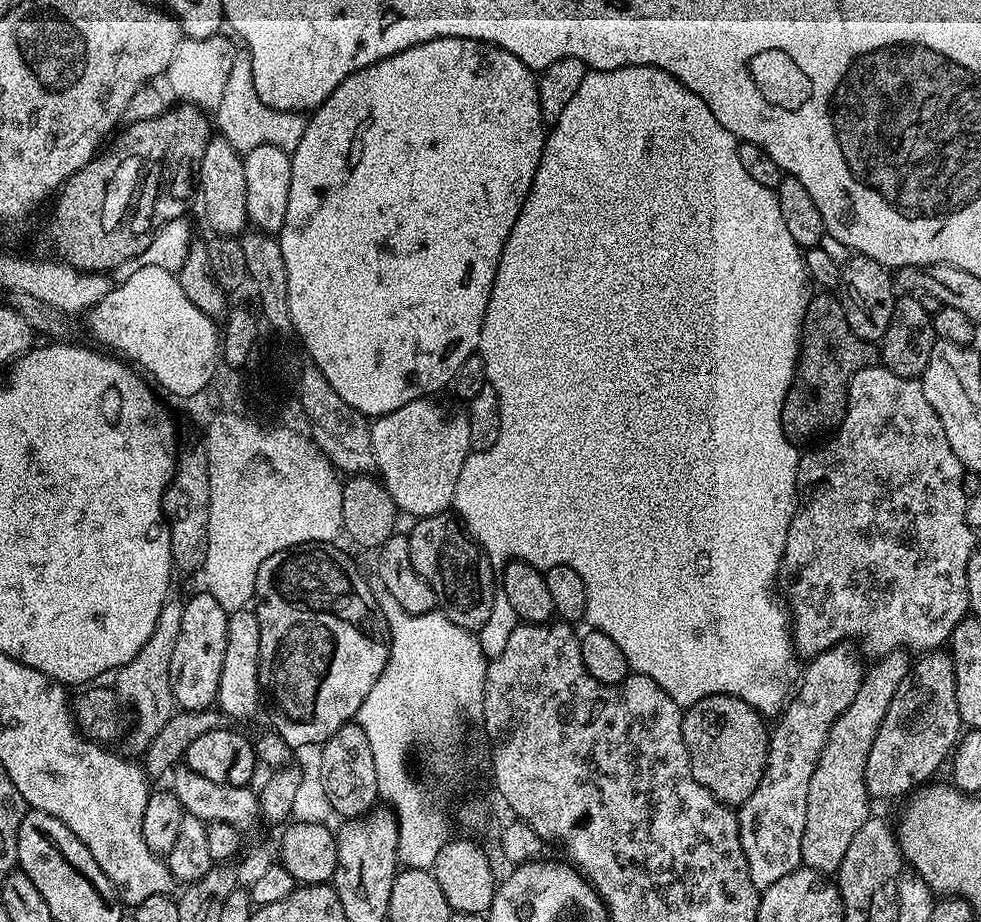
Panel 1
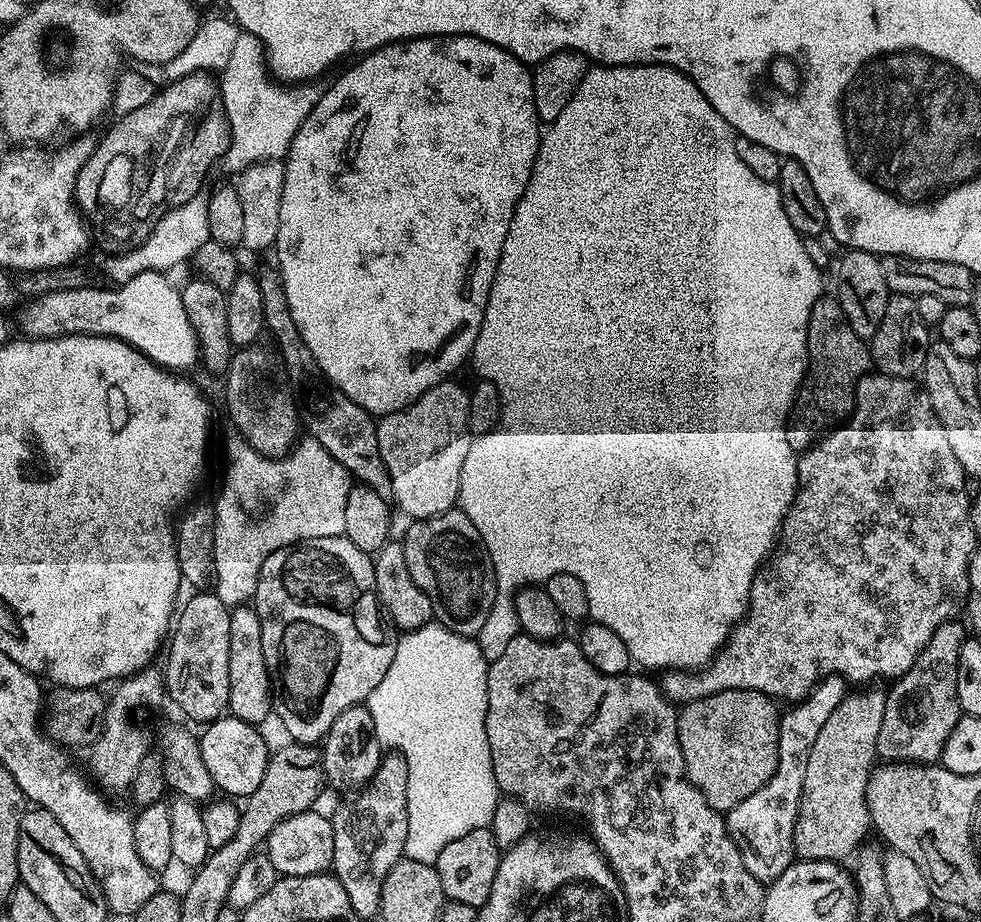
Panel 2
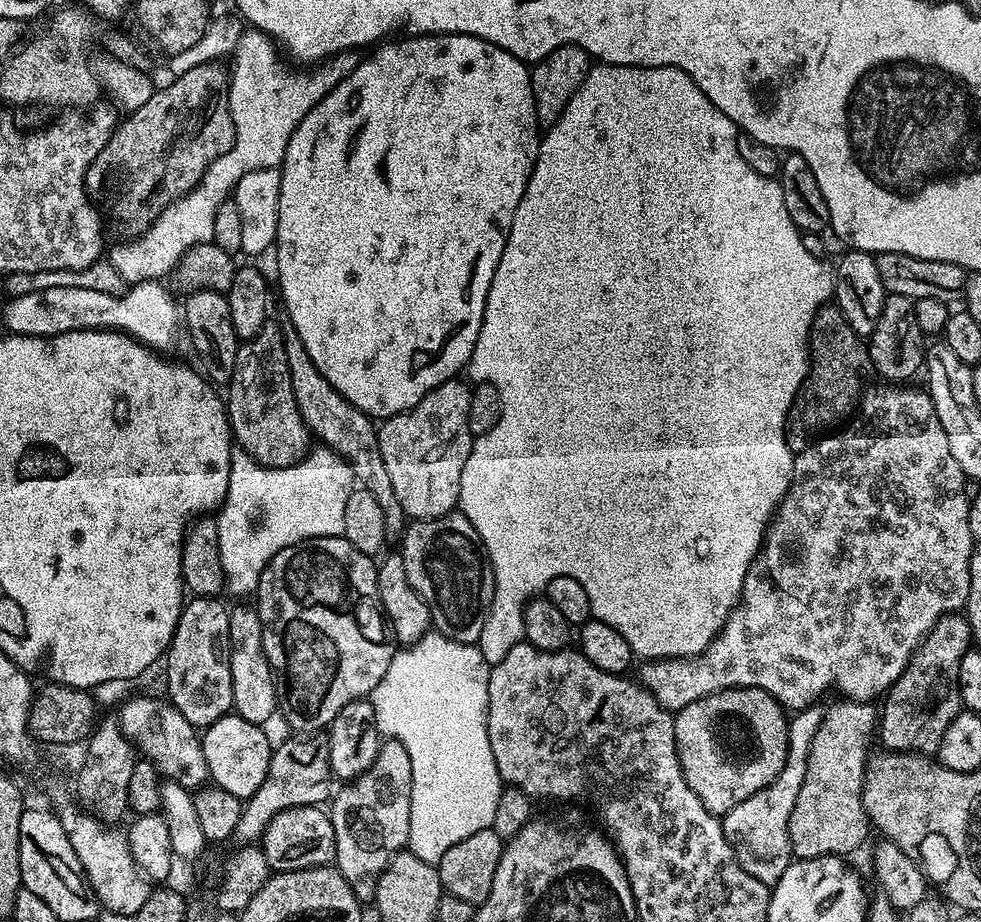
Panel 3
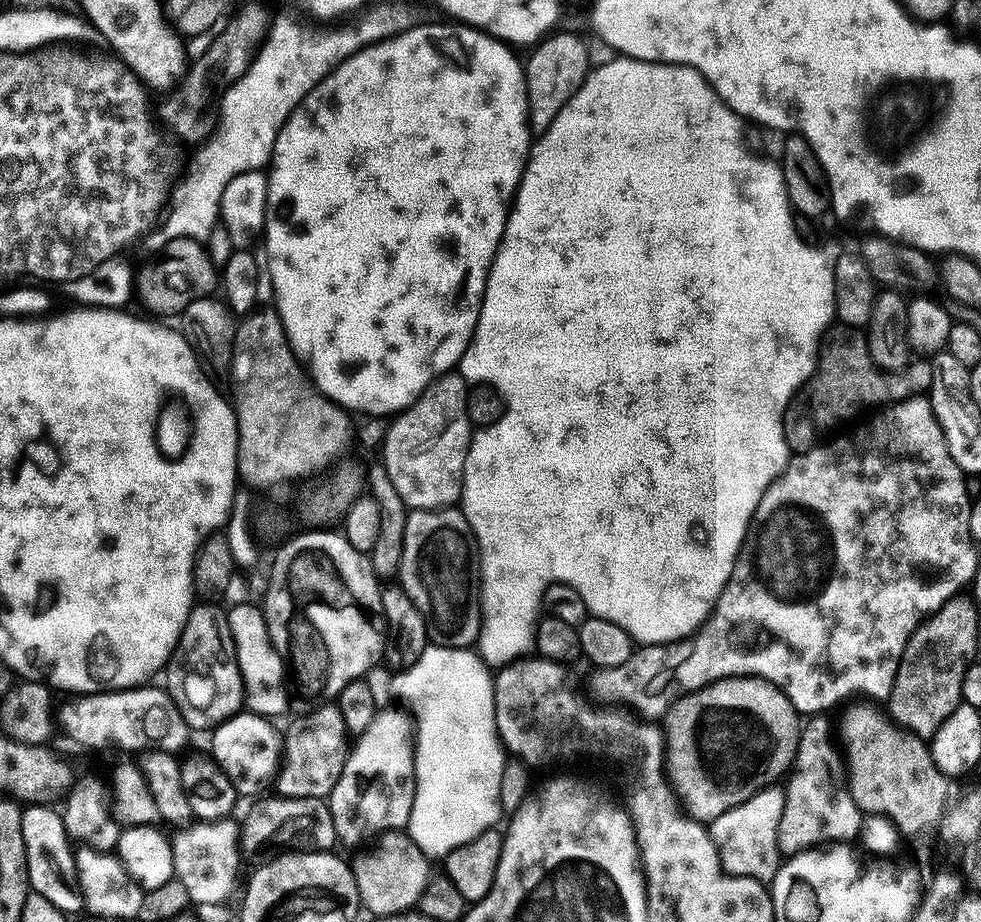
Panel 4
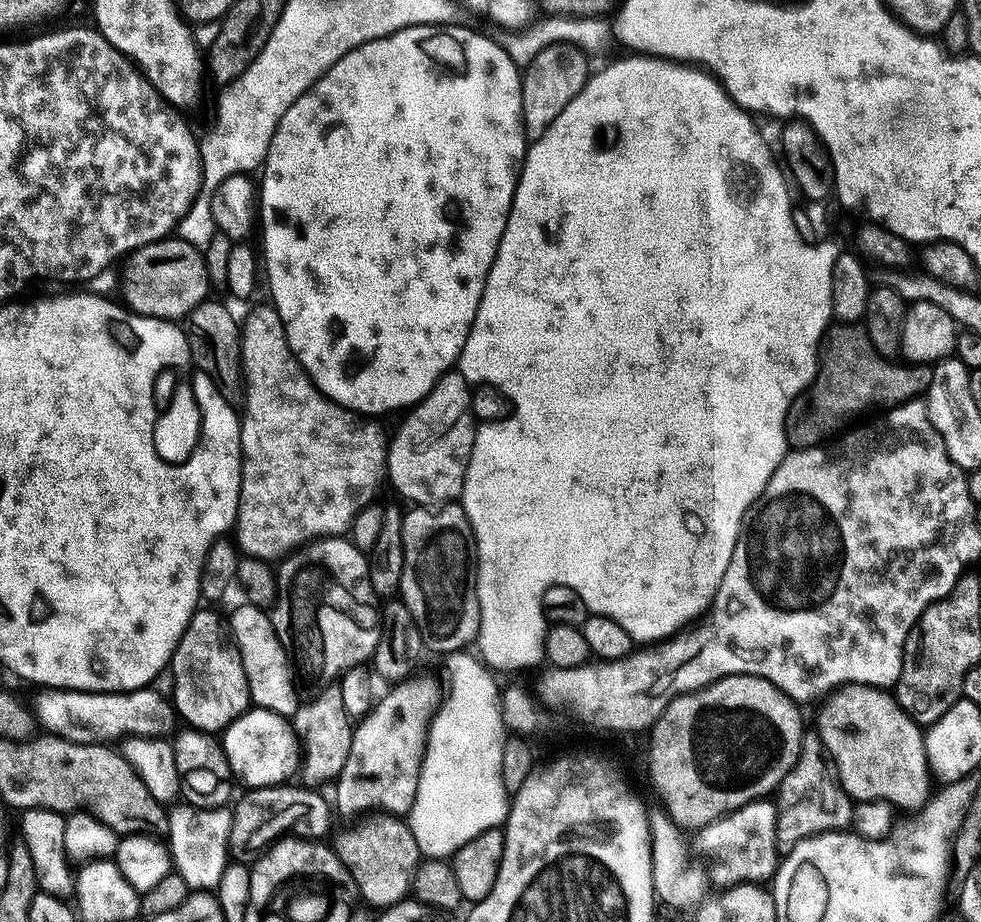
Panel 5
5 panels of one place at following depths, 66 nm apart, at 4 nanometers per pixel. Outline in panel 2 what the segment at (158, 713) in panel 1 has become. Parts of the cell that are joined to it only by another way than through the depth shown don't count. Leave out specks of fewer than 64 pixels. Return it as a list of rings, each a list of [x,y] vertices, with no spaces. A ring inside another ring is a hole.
[[[147,666],[132,676],[123,677],[115,685],[116,688],[107,697],[108,705],[104,715],[104,729],[102,734],[90,746],[92,758],[90,764],[93,772],[98,776],[97,783],[106,790],[114,792],[131,789],[134,778],[138,774],[138,766],[148,752],[153,751],[152,732],[143,728],[139,720],[148,716],[151,708],[160,708],[166,701],[166,681],[164,673],[158,667]]]

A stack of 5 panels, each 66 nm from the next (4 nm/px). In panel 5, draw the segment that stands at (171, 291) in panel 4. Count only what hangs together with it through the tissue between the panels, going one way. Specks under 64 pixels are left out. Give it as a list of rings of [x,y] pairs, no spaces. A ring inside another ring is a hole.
[[[179,238],[156,240],[129,252],[123,264],[122,295],[128,299],[127,307],[140,316],[180,322],[203,300],[209,299],[210,281],[204,253],[190,242]]]

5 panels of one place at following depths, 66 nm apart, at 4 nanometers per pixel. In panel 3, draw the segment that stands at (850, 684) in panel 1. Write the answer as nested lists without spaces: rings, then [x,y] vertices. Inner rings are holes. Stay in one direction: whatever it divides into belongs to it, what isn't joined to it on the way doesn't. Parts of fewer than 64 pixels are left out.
[[[823,707],[799,709],[788,721],[788,753],[776,781],[758,790],[758,794],[746,798],[746,802],[738,802],[734,810],[725,812],[722,817],[724,833],[732,843],[742,870],[751,876],[759,876],[762,883],[769,886],[779,882],[794,860],[788,833],[790,814],[794,810],[794,802],[798,802],[798,790],[802,786],[802,778],[806,778],[810,746],[814,742],[814,734],[818,734],[818,726],[822,726],[823,717]]]

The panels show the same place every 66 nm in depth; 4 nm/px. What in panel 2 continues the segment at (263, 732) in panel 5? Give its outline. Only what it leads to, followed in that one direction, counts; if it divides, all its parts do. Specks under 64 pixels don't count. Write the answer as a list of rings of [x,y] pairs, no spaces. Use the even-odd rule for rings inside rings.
[[[225,714],[219,720],[211,721],[204,733],[199,733],[200,760],[206,762],[206,770],[210,770],[210,778],[217,789],[225,792],[225,797],[246,798],[258,790],[262,782],[262,774],[268,769],[270,747],[264,741],[261,729],[255,724],[247,724],[238,717]]]

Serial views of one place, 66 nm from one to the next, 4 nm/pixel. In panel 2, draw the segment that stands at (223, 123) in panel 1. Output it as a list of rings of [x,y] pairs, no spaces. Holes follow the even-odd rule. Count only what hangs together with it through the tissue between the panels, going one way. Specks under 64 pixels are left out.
[[[243,30],[238,34],[224,71],[219,73],[218,83],[220,100],[224,104],[228,129],[232,135],[226,161],[235,170],[249,168],[259,160],[283,161],[294,142],[294,134],[298,134],[302,122],[306,122],[310,110],[314,110],[320,101],[321,94],[321,89],[315,88],[317,85],[312,82],[303,86],[277,86],[273,83],[260,39]]]

